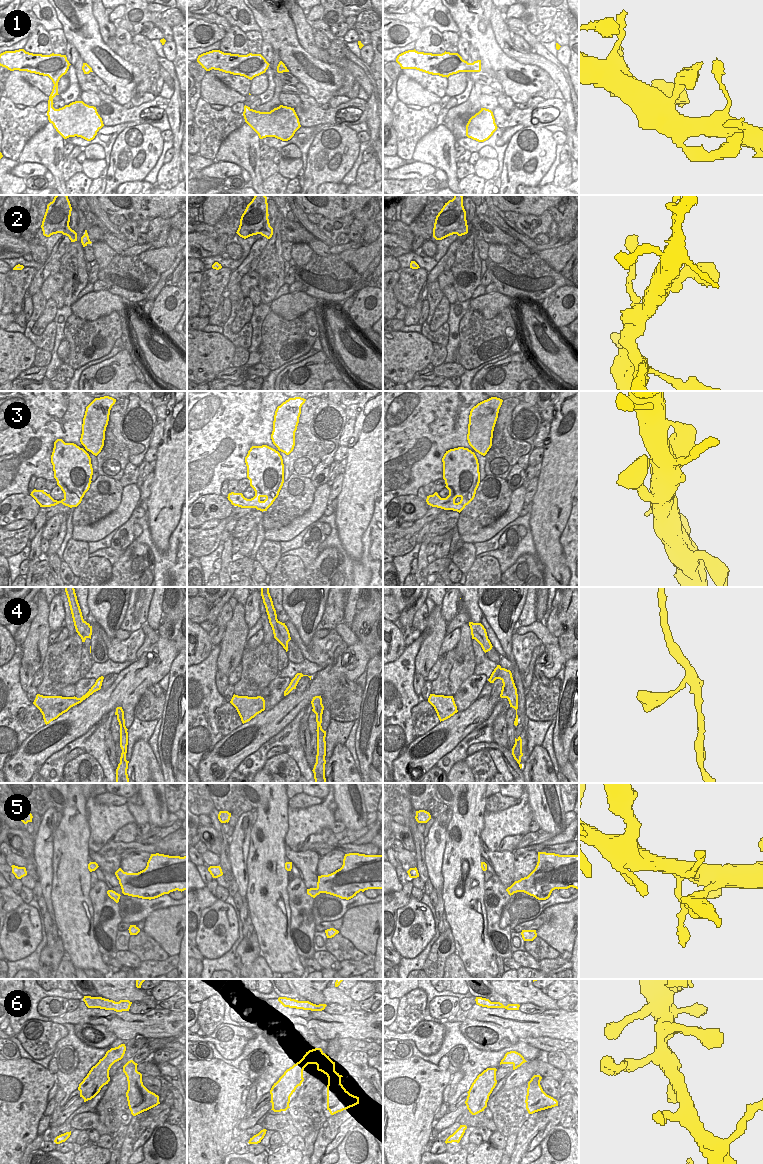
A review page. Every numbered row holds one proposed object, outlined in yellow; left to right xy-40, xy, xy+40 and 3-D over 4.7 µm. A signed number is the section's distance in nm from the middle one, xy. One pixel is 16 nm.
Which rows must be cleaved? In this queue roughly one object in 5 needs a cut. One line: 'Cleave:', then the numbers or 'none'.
Cleave: none

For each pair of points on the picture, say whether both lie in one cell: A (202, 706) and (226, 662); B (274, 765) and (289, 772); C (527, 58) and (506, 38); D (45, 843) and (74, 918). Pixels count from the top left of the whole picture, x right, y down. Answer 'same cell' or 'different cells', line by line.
A: different cells
B: same cell
C: same cell
D: different cells

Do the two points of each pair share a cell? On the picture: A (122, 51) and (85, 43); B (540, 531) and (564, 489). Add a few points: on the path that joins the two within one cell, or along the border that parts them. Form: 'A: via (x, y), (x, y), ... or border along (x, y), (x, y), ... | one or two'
A: border along (115, 53), (135, 66) | two
B: via (547, 521), (554, 499) | one

